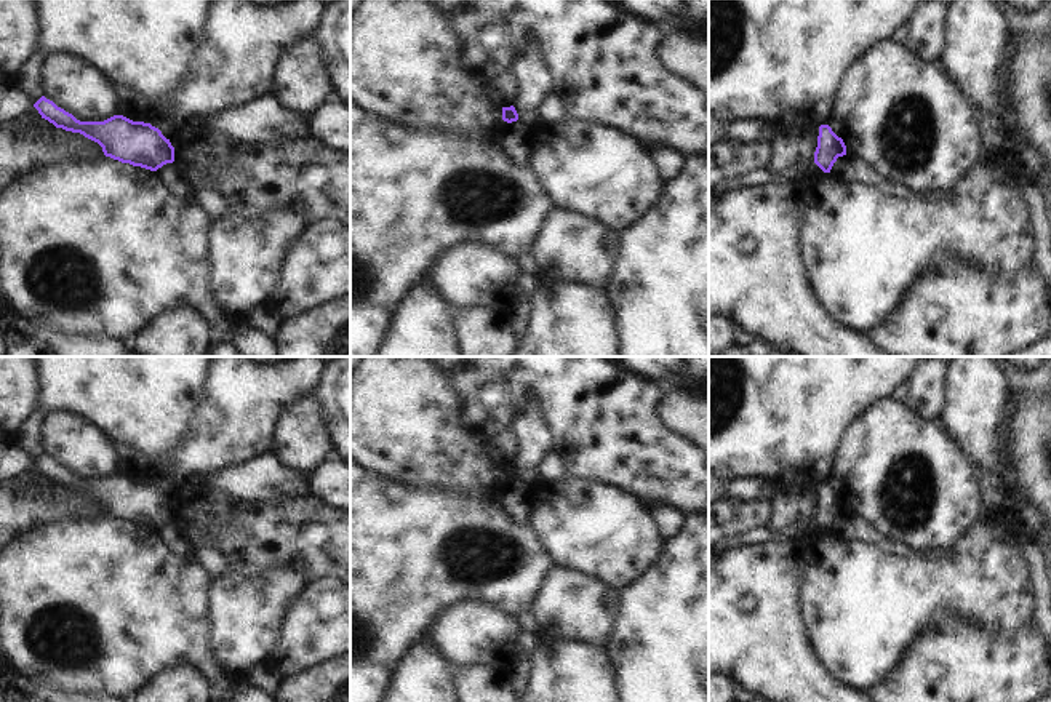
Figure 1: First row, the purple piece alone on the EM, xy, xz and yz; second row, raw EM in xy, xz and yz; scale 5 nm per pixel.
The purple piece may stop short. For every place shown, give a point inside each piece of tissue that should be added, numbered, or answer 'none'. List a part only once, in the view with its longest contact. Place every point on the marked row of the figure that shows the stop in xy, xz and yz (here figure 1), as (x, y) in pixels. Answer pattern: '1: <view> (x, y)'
none

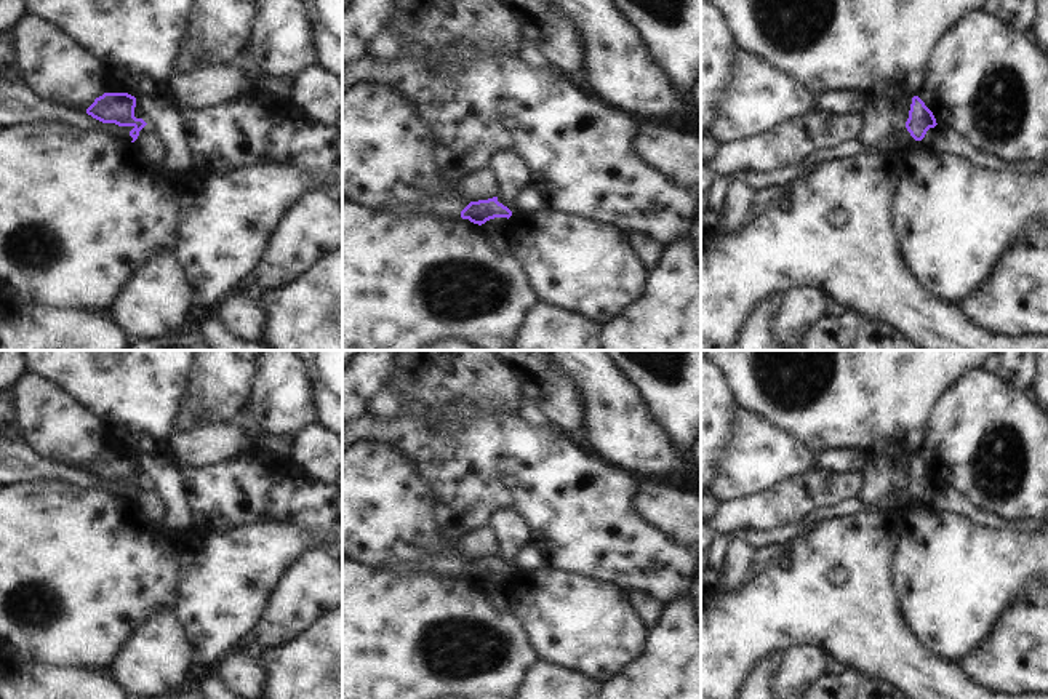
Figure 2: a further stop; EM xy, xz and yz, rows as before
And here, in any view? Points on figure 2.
none

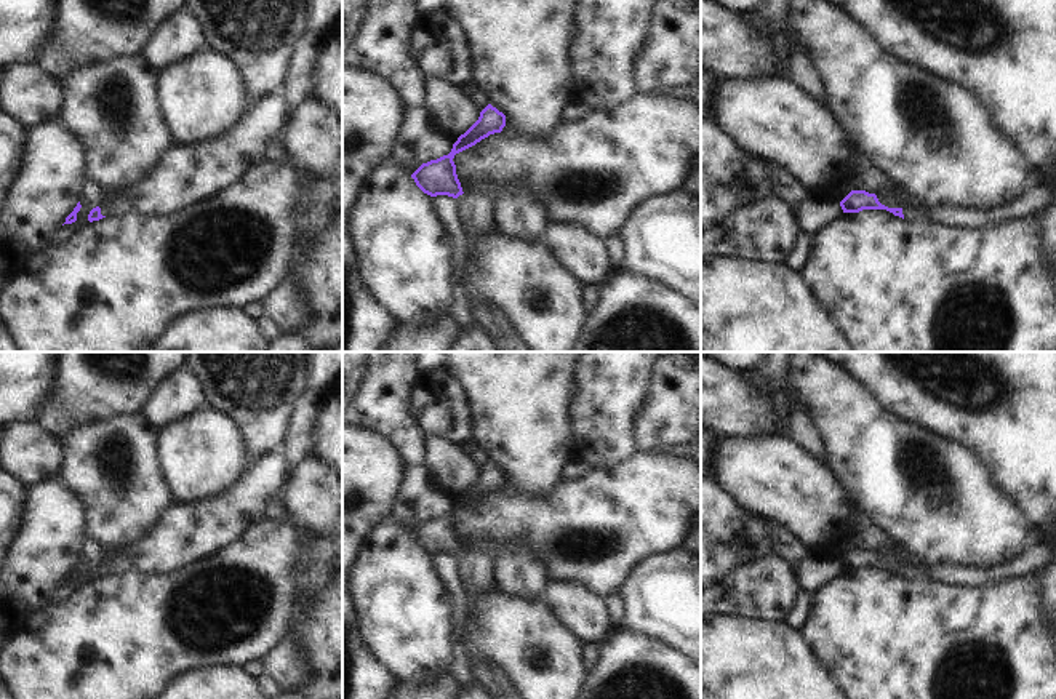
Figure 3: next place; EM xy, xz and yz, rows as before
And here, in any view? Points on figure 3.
1: xy (119, 207)

